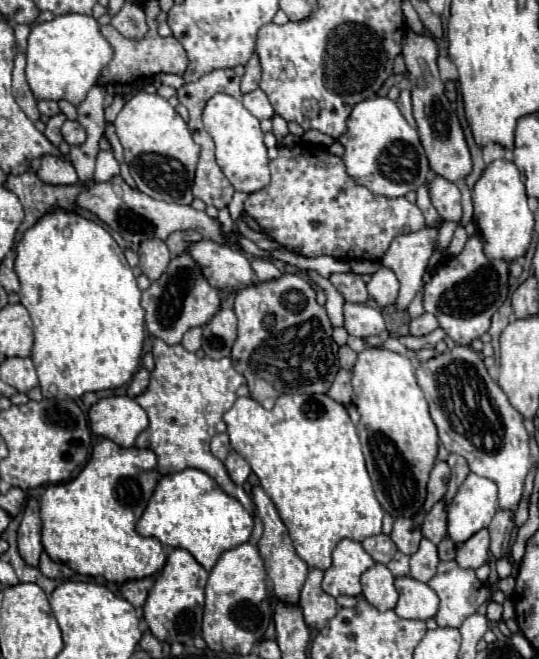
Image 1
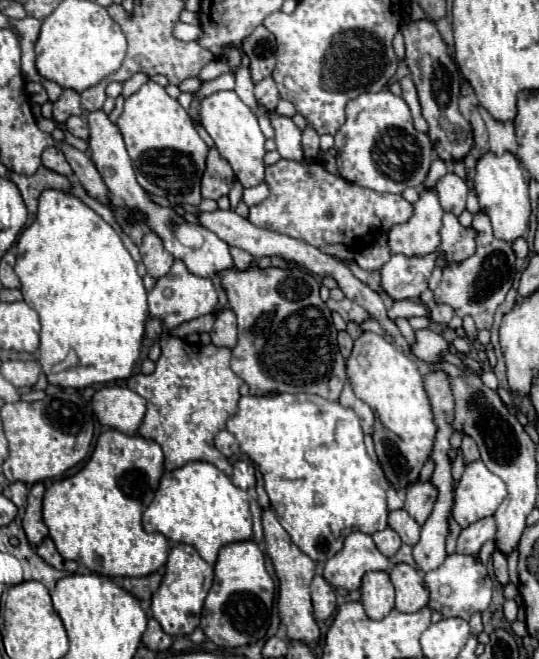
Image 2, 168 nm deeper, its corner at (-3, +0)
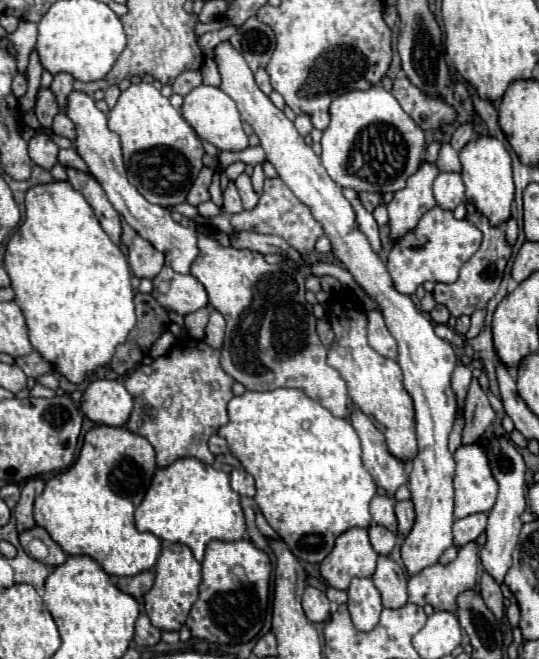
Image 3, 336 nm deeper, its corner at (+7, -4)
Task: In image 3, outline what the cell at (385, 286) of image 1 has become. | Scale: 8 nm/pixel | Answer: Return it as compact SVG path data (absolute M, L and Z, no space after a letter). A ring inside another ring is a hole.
M436 205L420 217L412 231L394 243L388 255L388 273L392 275L396 289L406 295L412 295L424 281L454 283L454 279L458 279L460 267L478 251L480 243L482 231L478 231L474 223L468 219L456 219L452 211Z

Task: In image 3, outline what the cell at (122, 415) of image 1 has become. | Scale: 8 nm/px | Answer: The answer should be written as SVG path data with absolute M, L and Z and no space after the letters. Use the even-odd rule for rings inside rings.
M96 379L82 393L80 409L94 423L122 427L132 413L134 399L126 387L112 379Z

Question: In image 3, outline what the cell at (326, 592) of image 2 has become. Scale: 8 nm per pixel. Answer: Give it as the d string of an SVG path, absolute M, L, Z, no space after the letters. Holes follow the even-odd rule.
M310 585L304 591L302 607L304 607L306 617L310 621L314 621L314 623L322 623L330 615L330 601L328 601L326 593L320 591L320 589L316 589L316 587L310 587Z

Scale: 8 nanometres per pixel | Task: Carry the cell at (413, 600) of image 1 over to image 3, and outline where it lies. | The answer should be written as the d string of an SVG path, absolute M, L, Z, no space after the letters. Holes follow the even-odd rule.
M386 555L378 557L378 567L376 567L372 579L382 595L384 607L398 609L408 601L406 575L404 575L402 567L398 563L394 563L390 557L386 557Z

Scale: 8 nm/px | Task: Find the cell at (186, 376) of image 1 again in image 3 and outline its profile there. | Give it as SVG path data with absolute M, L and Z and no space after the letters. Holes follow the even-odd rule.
M186 337L184 349L176 343L166 355L154 359L150 365L140 365L126 377L124 387L134 397L134 409L126 427L152 443L158 467L168 467L182 457L196 457L208 465L214 463L208 439L228 423L226 405L234 397L234 379L220 367L218 357L218 349L200 339Z

